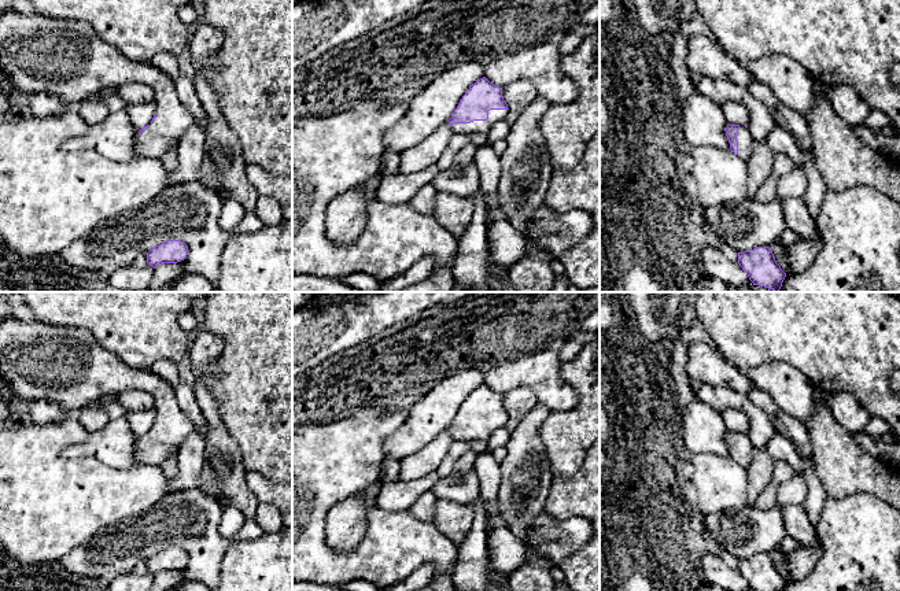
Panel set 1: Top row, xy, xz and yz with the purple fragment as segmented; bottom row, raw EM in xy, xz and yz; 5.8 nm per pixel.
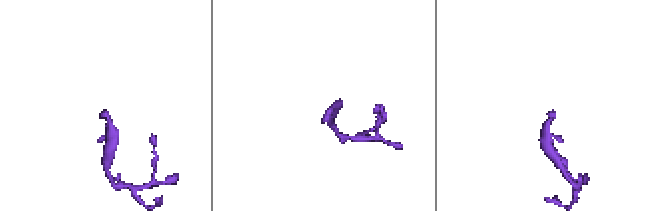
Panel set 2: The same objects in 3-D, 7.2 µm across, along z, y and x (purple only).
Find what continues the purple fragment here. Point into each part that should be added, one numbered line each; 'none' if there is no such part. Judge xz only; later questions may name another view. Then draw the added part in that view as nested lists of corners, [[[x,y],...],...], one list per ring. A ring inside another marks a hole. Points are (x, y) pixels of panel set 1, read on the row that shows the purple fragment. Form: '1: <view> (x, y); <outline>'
1: xz (482, 128); [[[490,110],[487,121],[473,121],[471,123],[454,123],[451,125],[453,134],[477,134],[487,137],[490,130],[495,123],[504,121],[508,115],[509,110]]]

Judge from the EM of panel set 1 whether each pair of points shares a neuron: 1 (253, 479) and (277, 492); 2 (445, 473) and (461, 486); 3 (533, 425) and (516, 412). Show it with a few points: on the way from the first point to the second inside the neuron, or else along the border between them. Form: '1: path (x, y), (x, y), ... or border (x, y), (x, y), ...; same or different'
1: path (258, 484), (265, 491), (272, 492); same
2: path (447, 477), (457, 486); same
3: border (537, 403), (517, 421); different

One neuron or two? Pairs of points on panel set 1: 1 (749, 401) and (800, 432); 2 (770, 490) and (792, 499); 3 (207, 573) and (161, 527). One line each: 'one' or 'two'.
1: one
2: two
3: one

